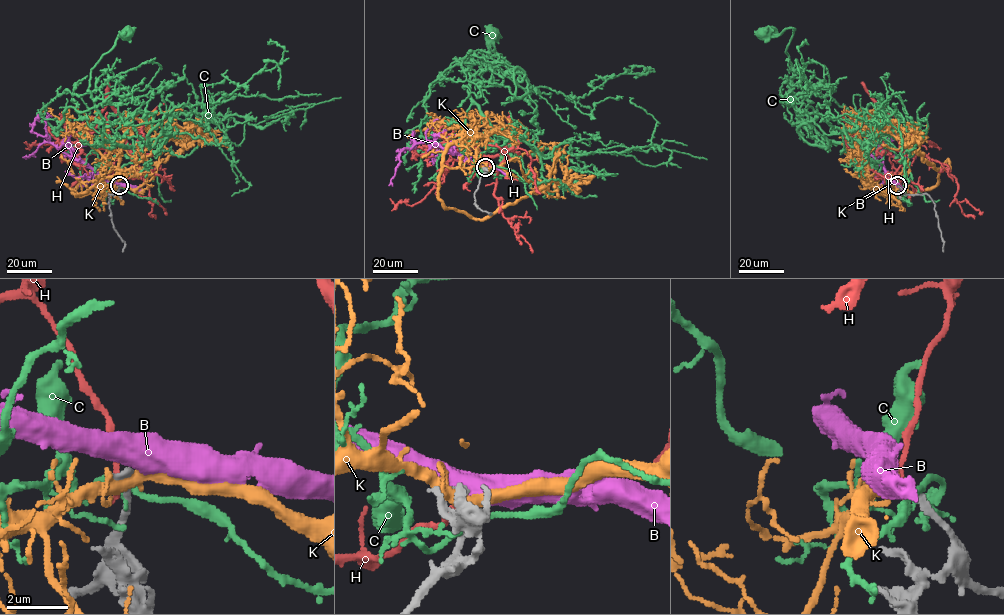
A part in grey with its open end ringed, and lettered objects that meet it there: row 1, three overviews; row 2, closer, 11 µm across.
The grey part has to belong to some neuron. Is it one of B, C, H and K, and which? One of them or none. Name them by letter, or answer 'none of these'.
none of these

